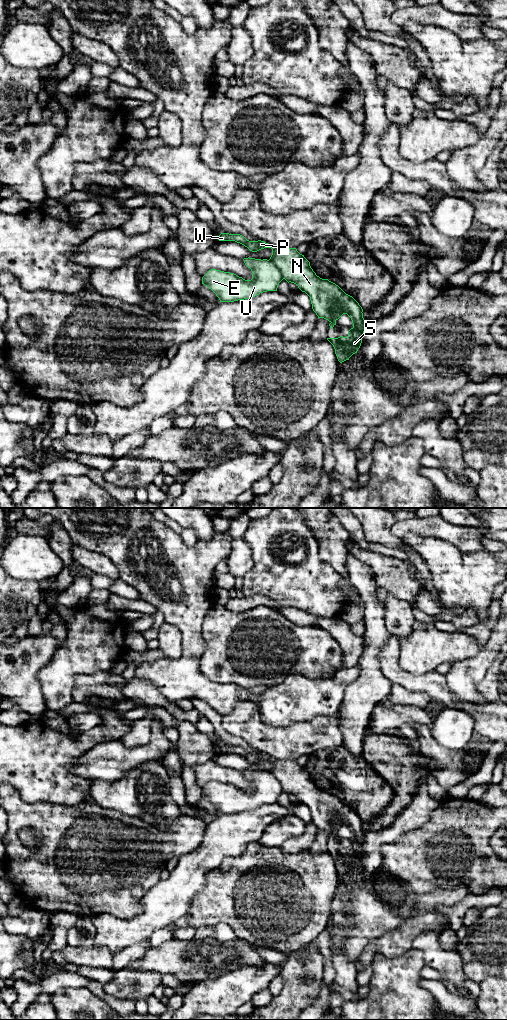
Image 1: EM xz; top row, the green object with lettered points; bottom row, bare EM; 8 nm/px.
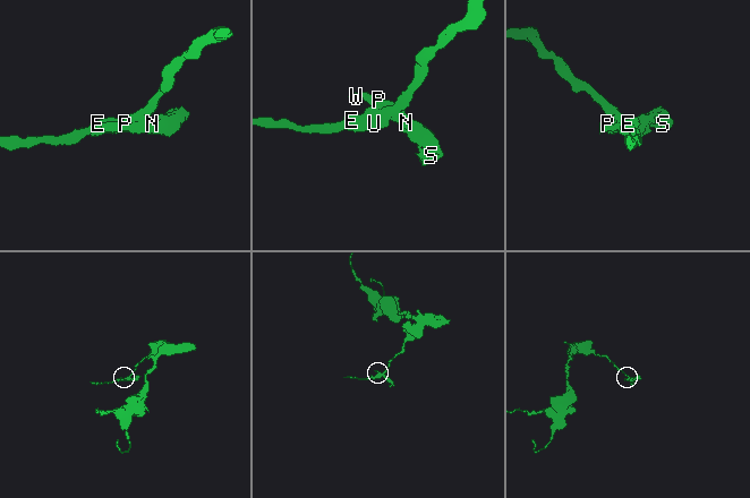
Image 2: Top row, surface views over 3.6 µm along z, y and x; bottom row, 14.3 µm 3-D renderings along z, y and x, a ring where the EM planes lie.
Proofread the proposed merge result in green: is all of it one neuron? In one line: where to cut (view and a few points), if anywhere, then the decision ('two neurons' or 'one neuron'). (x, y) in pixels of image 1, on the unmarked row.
xz (269, 771), (284, 790) | two neurons

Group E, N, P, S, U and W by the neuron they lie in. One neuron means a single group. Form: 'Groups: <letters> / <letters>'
Groups: E U / N P S W

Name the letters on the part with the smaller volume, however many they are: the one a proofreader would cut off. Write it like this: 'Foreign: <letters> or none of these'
Foreign: N, P, S, W

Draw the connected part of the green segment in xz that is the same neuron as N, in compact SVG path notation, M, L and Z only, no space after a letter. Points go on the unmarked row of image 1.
M221 745L218 752L235 753L252 764L271 760L272 767L269 772L281 783L288 795L296 796L310 809L312 821L318 830L328 832L331 841L343 826L351 830L353 839L348 843L347 849L327 850L335 861L338 873L342 875L357 865L365 843L362 819L338 797L317 788L310 774L296 760L278 760L261 752L249 753L240 746Z

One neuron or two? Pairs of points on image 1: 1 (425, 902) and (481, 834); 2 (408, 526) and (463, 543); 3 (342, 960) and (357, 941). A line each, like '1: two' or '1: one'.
1: two
2: one
3: two

